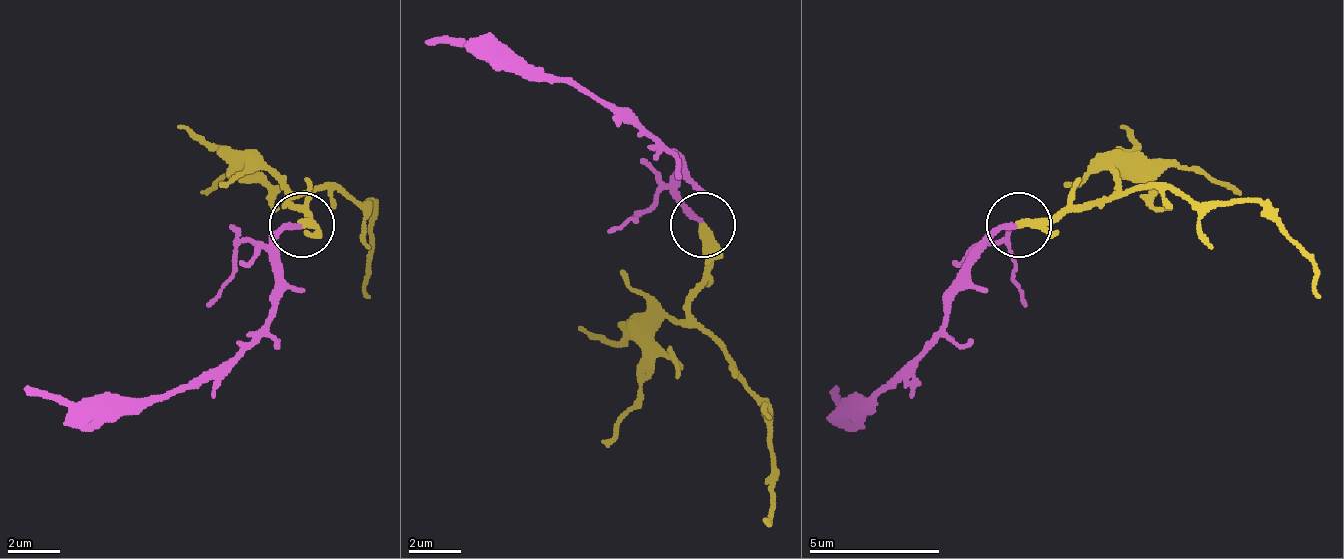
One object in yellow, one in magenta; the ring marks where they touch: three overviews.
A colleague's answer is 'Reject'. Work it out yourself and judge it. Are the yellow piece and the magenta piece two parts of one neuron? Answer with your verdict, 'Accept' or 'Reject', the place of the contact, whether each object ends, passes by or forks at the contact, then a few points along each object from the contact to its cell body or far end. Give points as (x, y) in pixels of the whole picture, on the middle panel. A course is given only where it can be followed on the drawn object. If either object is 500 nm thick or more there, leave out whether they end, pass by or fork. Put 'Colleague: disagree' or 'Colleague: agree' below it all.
Accept. Place: (702, 225). At the ring yellow passes by. At the ring magenta ends. Course of yellow: (704, 226), (691, 318), (724, 350), (763, 409), (769, 468), (769, 527). Course of magenta: (704, 220), (678, 193), (671, 154), (632, 115), (554, 76), (501, 69), (482, 50), (423, 43)
Colleague: disagree

